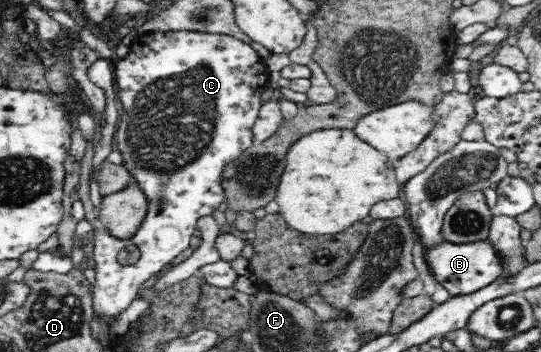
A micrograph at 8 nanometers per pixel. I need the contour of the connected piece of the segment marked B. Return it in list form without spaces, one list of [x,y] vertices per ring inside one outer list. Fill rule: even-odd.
[[[488,238],[470,243],[442,240],[430,244],[423,250],[423,260],[432,277],[442,284],[451,296],[469,294],[482,289],[496,281],[506,271],[504,256],[494,248],[494,244]]]

